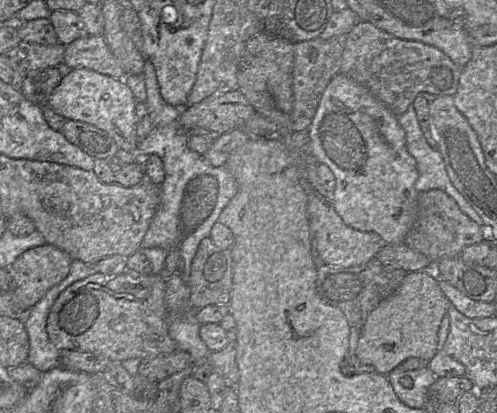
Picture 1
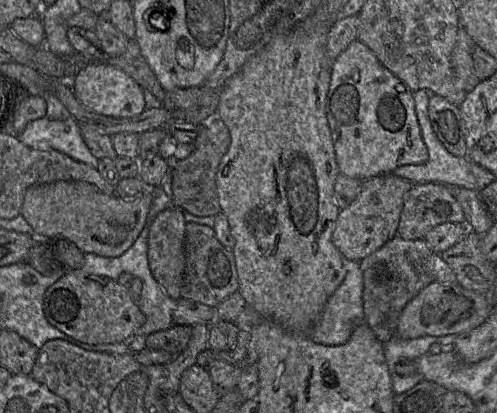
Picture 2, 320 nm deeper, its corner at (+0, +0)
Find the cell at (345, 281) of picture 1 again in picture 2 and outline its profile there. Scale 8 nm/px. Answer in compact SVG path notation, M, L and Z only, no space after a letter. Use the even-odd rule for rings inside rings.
M396 235L379 250L360 261L363 274L364 321L382 344L395 335L399 316L407 303L433 281L429 274L415 268L415 263L425 260L432 254L435 253L424 239L405 240Z

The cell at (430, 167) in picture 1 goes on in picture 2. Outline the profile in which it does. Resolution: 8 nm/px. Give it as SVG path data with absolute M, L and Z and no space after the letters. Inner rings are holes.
M415 91L413 92L413 97L418 123L421 128L422 139L428 150L428 160L422 165L399 166L392 172L392 174L408 180L412 184L441 183L446 186L457 186L479 191L476 178L470 168L472 161L467 157L457 157L449 153L434 133L428 115L429 98L426 91Z

